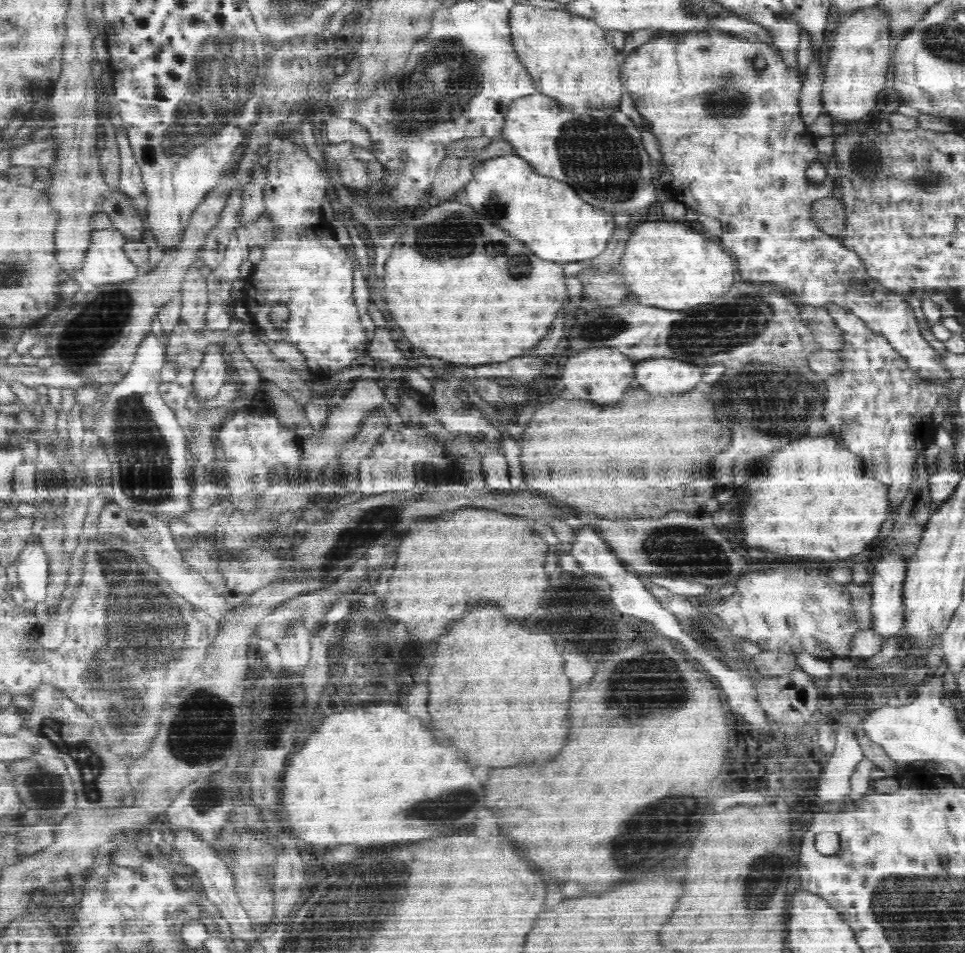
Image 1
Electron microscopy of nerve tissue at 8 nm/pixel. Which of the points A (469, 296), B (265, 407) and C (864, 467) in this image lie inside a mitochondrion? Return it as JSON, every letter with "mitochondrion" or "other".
{"A":"other","B":"other","C":"other"}

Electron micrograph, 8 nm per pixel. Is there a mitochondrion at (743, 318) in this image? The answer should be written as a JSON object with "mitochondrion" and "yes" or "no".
{"mitochondrion":"yes"}

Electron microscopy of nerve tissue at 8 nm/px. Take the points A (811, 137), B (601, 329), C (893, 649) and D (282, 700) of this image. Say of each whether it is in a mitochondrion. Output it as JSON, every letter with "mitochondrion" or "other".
{"A":"other","B":"mitochondrion","C":"other","D":"mitochondrion"}

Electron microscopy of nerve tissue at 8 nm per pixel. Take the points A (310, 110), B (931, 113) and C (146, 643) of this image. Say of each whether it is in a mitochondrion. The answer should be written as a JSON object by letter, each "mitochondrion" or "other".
{"A":"other","B":"other","C":"mitochondrion"}

